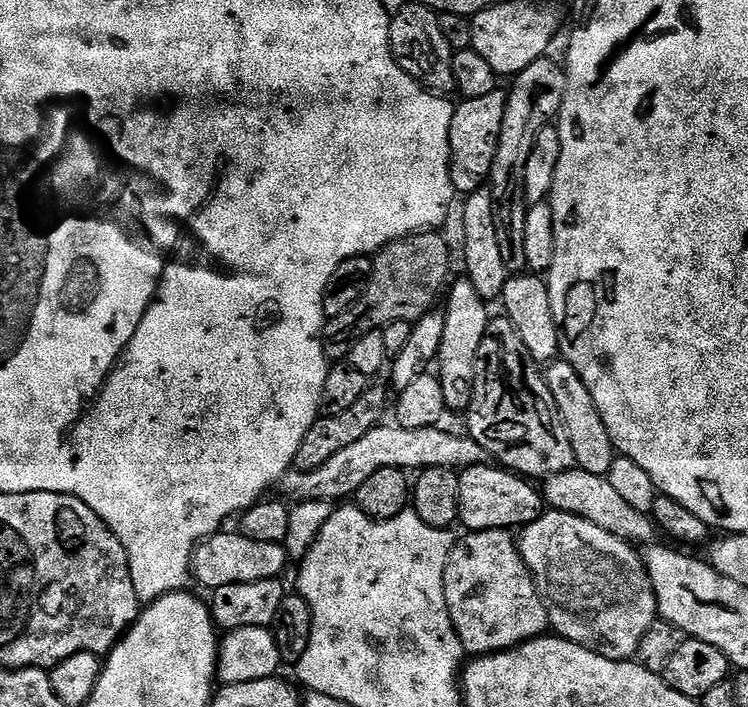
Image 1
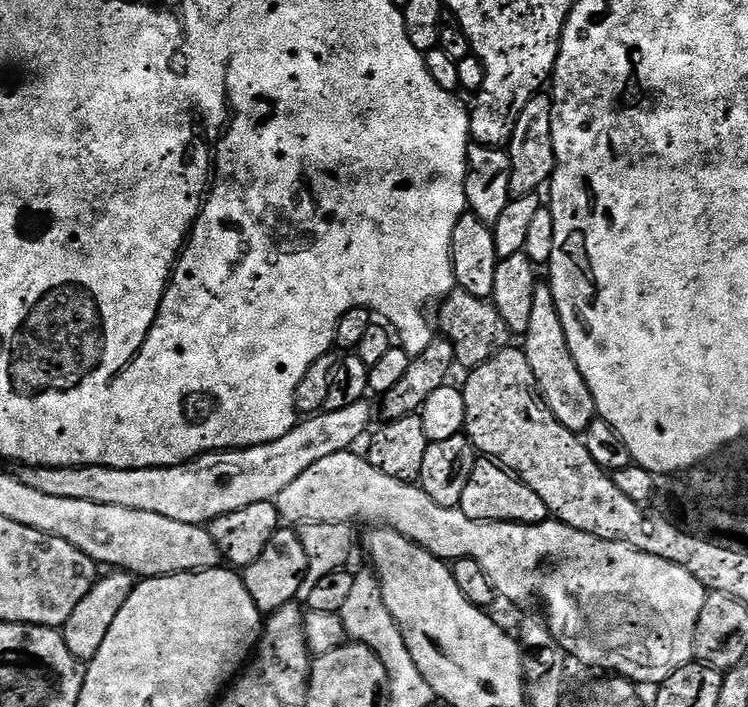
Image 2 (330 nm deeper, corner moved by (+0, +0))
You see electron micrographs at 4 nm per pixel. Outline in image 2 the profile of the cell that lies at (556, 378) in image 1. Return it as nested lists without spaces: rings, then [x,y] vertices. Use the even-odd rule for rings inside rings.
[[[537,287],[530,326],[523,332],[522,340],[526,362],[530,362],[530,370],[534,370],[534,378],[546,406],[550,406],[554,418],[558,418],[558,422],[562,422],[566,430],[583,434],[598,418],[596,403],[594,394],[590,394],[590,386],[586,386],[586,378],[582,378],[582,370],[578,370],[578,362],[574,362],[574,354],[570,354],[566,330],[562,330],[562,318],[558,318],[558,306],[554,306],[551,288]]]

